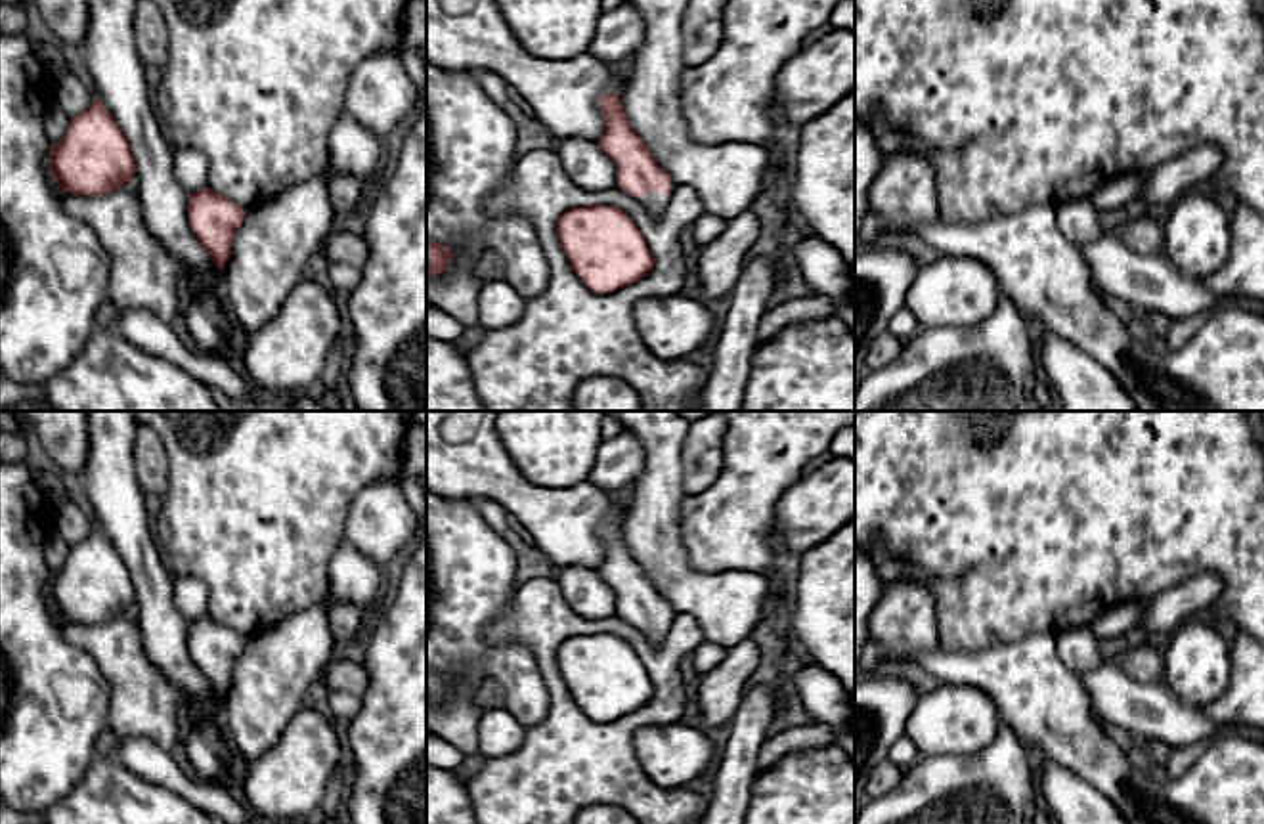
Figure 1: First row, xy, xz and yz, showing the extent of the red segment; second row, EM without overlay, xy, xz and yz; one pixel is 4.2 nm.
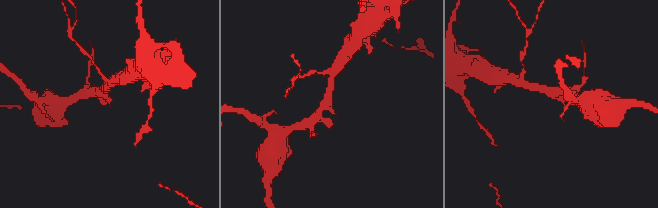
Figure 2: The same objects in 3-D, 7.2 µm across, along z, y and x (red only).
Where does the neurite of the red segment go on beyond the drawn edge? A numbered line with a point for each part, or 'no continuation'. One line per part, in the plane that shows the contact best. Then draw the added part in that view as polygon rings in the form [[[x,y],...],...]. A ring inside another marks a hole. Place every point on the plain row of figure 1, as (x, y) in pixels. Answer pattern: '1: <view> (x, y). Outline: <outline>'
1: xz (656, 631). Outline: [[[671,610],[669,612],[669,621],[644,621],[641,625],[635,625],[646,639],[652,646],[662,646],[667,639],[667,633],[669,633],[669,625],[671,621],[675,619],[677,612]]]

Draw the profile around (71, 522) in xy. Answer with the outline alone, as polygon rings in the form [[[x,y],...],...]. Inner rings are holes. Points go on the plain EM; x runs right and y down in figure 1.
[[[65,499],[54,505],[54,530],[69,543],[76,545],[86,539],[96,522],[78,505]]]

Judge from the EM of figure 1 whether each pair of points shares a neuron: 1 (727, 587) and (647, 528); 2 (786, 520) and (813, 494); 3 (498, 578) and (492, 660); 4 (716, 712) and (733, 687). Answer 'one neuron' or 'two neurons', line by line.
1: one neuron
2: one neuron
3: one neuron
4: one neuron

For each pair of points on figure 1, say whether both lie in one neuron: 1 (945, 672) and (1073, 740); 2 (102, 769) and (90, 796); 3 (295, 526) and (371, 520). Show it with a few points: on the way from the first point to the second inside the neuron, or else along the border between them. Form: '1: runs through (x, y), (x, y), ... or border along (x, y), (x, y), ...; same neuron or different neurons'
1: runs through (978, 672), (1004, 672), (1041, 708); same neuron
2: runs through (102, 775), (102, 784), (96, 790); same neuron
3: border along (370, 484), (350, 505), (343, 540); different neurons

